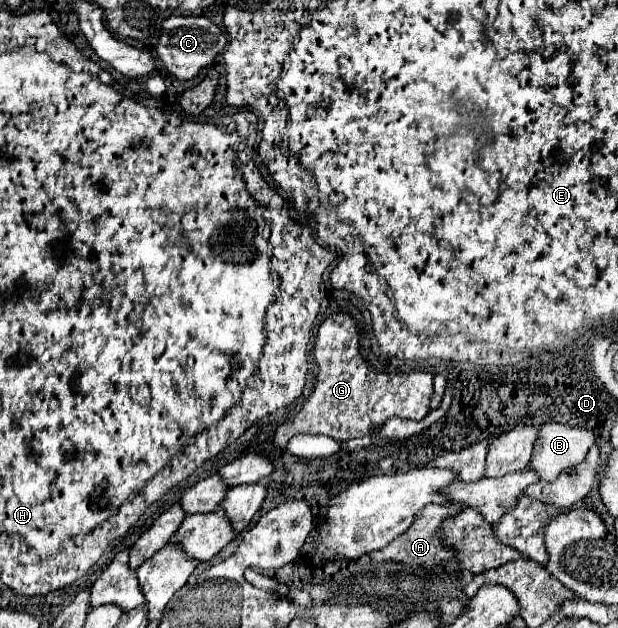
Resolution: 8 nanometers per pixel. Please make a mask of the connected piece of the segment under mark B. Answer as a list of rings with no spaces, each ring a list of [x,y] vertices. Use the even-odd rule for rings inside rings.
[[[545,423],[539,431],[539,439],[535,441],[535,451],[533,451],[533,461],[531,467],[539,473],[541,479],[553,481],[563,469],[577,465],[585,461],[589,449],[595,445],[595,433],[587,431],[583,427],[571,427],[563,423]]]

